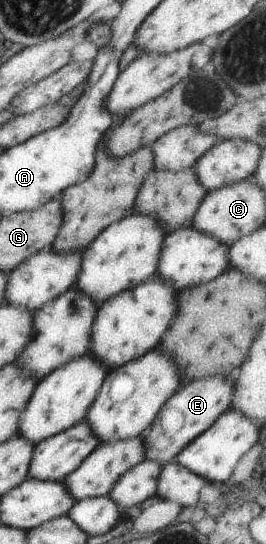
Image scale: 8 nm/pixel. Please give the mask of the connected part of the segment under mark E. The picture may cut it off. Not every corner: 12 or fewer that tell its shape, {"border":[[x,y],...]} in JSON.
{"border":[[192,381],[142,435],[166,465],[227,410],[235,381]]}

